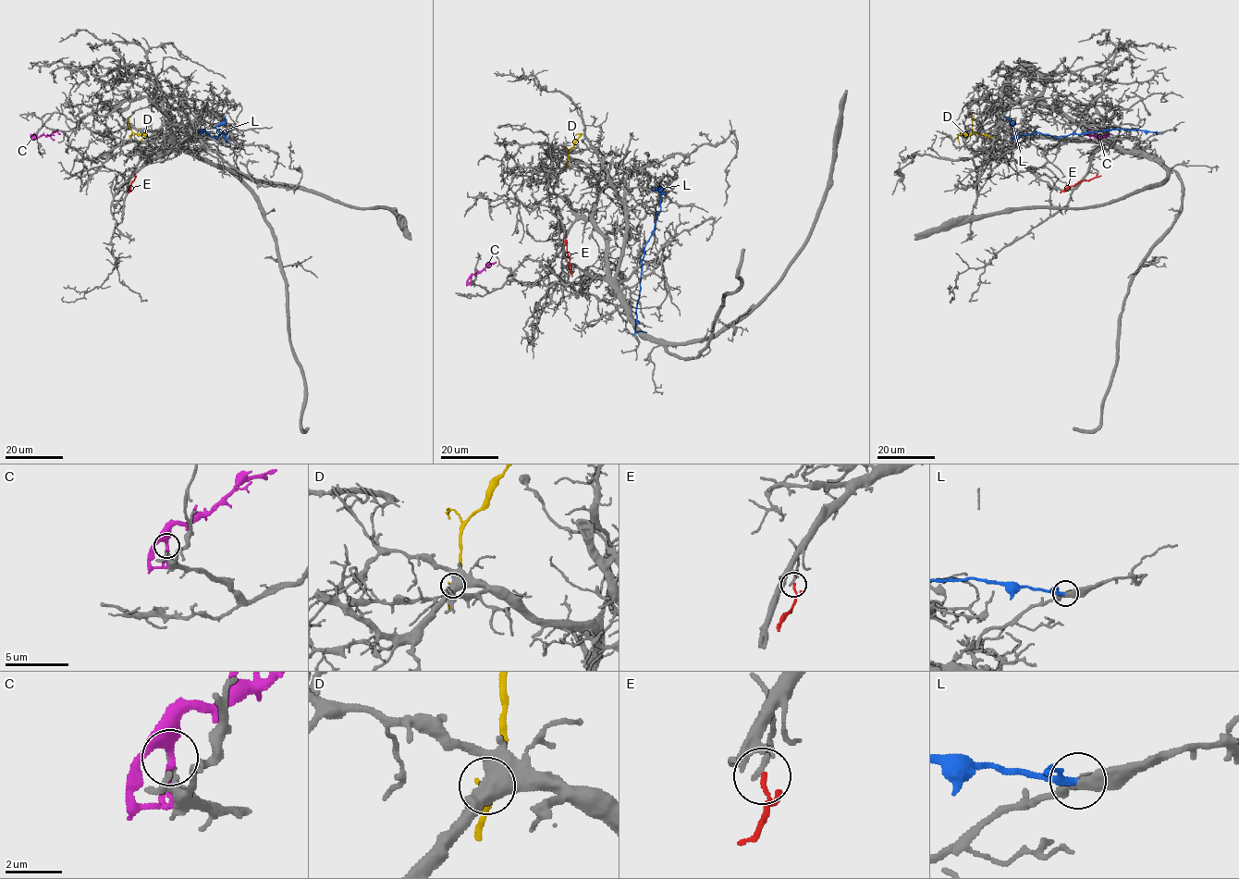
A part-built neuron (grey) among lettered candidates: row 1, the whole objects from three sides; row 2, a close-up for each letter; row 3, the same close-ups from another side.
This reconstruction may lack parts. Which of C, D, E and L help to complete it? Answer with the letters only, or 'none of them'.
none of them

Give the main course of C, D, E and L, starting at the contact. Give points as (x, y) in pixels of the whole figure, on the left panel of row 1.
C: (35, 136), (51, 135), (55, 131), (60, 134)
D: (129, 137), (132, 133), (143, 134), (139, 144)
E: (134, 174), (128, 192)
L: (198, 133), (203, 129), (210, 135), (216, 137), (221, 133), (225, 136), (216, 127), (223, 122), (226, 116)

